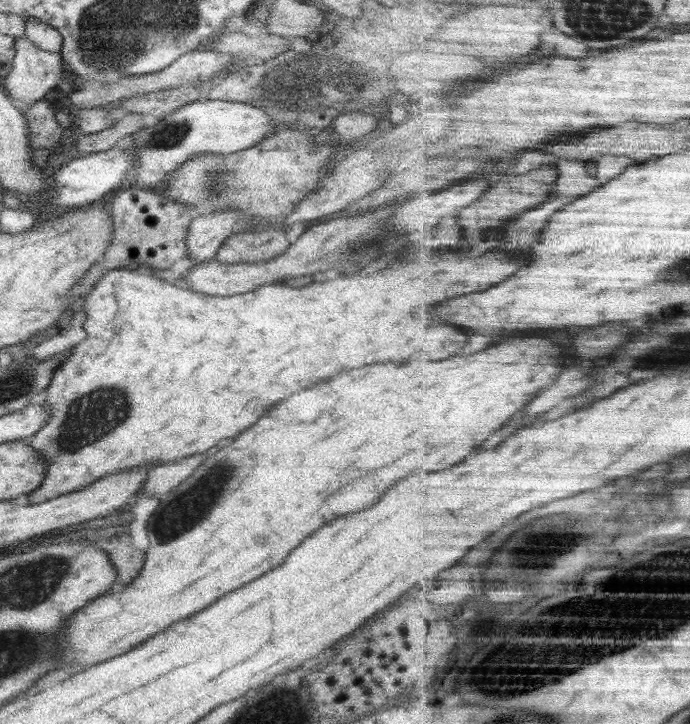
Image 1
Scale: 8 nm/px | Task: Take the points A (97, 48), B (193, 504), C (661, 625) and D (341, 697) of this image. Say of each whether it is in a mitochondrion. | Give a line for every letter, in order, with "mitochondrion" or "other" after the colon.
A: mitochondrion
B: mitochondrion
C: mitochondrion
D: other

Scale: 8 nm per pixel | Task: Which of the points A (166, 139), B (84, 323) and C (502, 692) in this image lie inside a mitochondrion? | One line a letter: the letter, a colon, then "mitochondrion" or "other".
A: mitochondrion
B: other
C: mitochondrion

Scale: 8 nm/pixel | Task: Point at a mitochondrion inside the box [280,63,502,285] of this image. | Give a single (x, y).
(347, 74)

